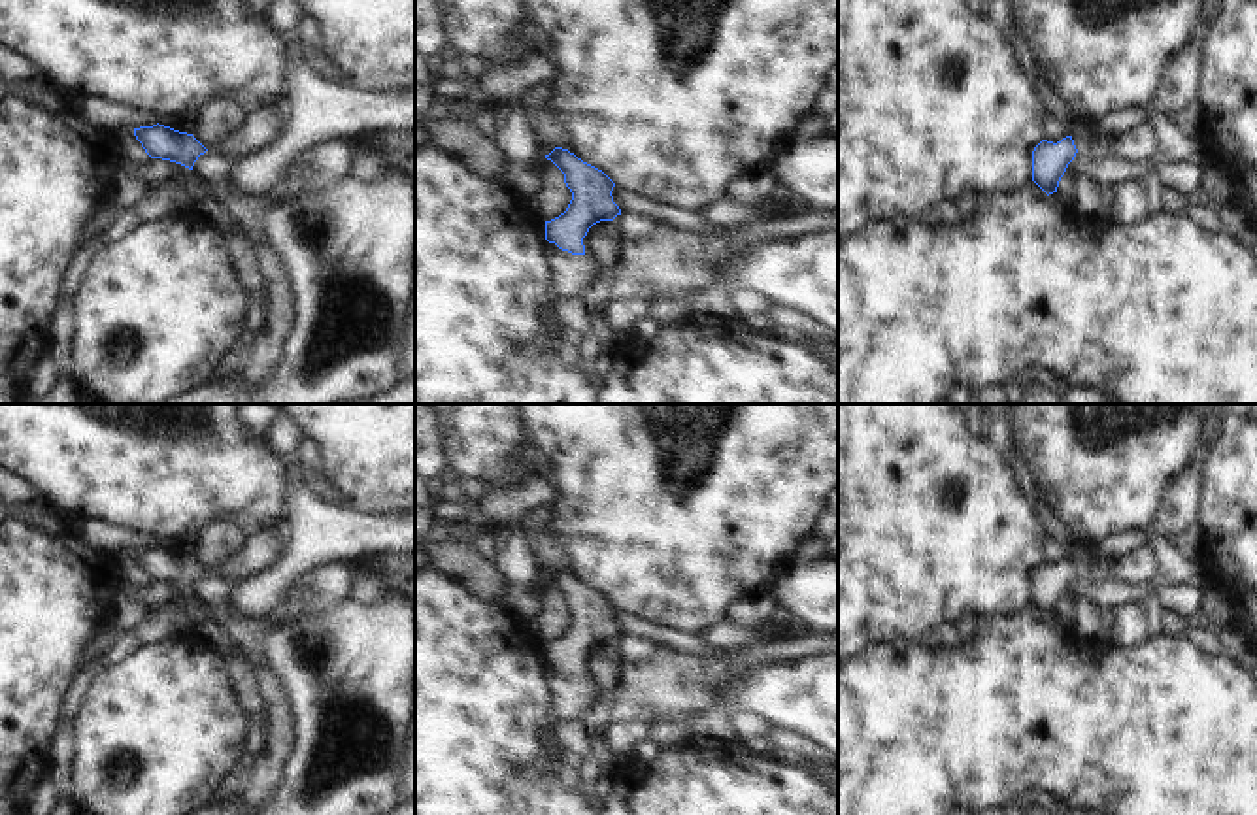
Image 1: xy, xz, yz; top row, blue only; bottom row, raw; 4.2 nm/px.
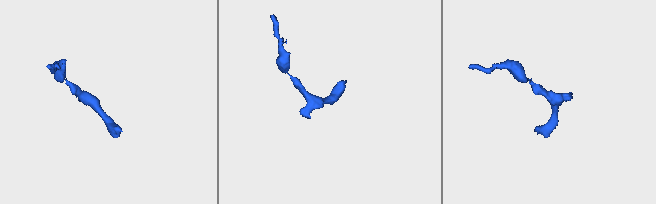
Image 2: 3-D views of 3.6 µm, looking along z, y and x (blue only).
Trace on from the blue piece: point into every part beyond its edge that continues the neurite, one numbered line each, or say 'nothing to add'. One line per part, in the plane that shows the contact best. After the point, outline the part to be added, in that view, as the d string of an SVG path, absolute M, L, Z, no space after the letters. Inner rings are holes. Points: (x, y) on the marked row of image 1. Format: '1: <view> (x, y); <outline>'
1: xz (570, 274); M544 225L542 255L549 274L547 298L551 302L578 298L598 277L600 268L587 249L587 238L583 238L583 245L583 255L559 249L545 240Z

